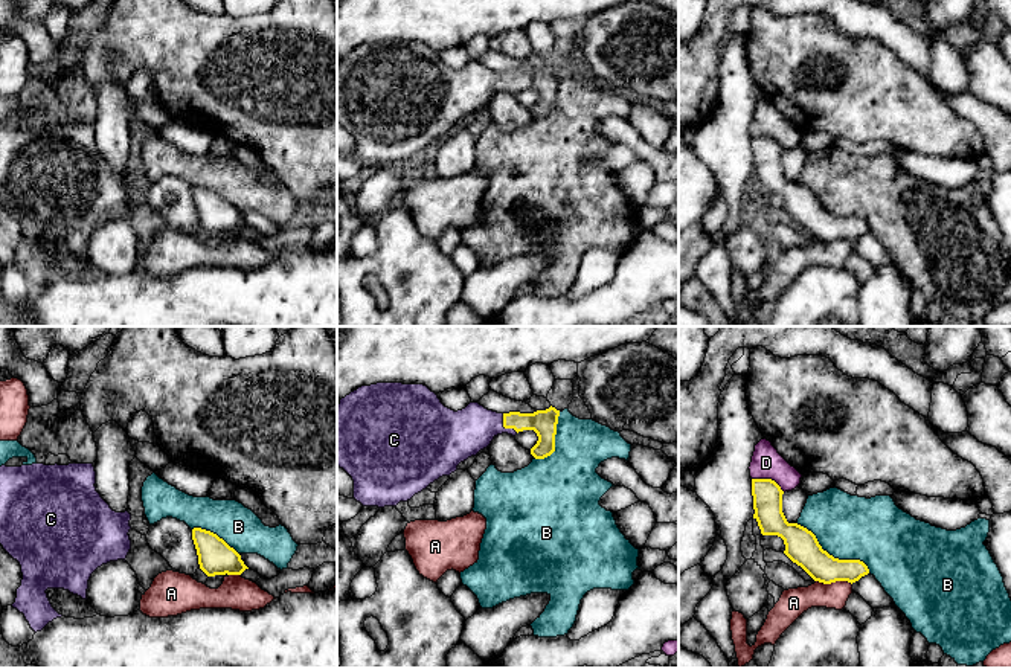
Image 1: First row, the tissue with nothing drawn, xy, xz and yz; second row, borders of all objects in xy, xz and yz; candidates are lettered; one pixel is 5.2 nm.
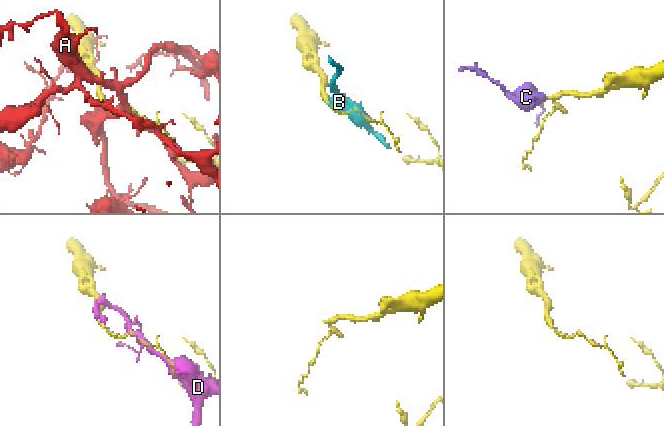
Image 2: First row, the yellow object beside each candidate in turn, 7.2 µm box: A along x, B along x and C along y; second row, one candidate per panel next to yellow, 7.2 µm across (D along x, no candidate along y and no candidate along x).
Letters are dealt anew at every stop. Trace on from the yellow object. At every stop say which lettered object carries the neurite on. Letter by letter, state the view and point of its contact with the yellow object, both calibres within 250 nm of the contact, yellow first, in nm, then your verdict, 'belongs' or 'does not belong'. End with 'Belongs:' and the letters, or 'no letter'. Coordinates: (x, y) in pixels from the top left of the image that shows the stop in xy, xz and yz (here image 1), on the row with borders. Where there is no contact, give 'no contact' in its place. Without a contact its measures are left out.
A: contact yz (834, 581); calibres 180 and 150 nm; does not belong
B: contact yz (831, 555); calibres 180 and 340 nm; does not belong
C: contact xz (505, 427); calibres 140 and 260 nm; belongs
D: contact yz (769, 479); calibres 160 and 160 nm; does not belong
Belongs: C

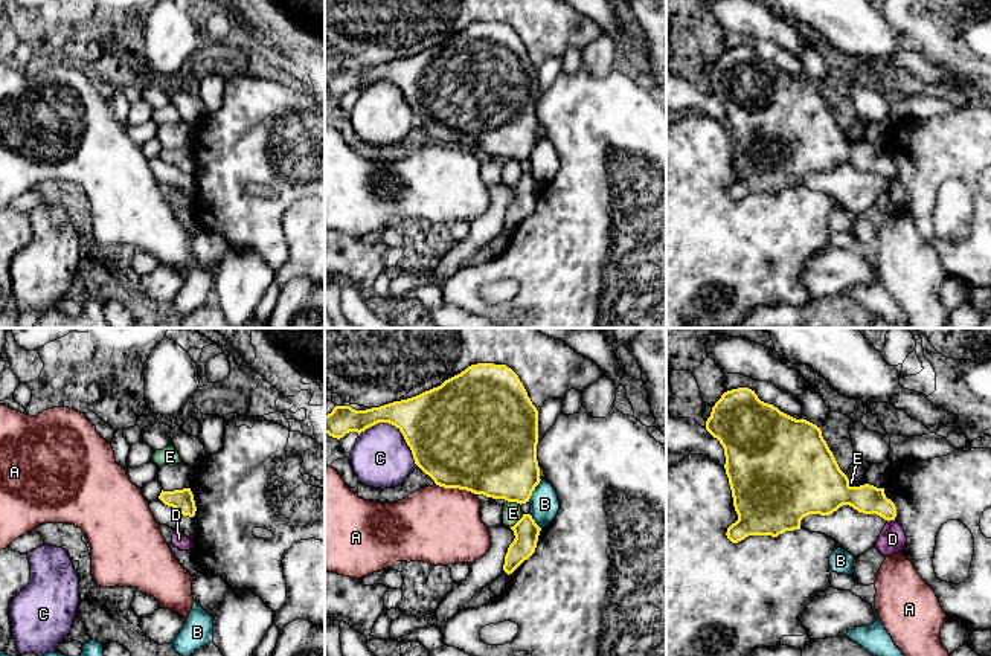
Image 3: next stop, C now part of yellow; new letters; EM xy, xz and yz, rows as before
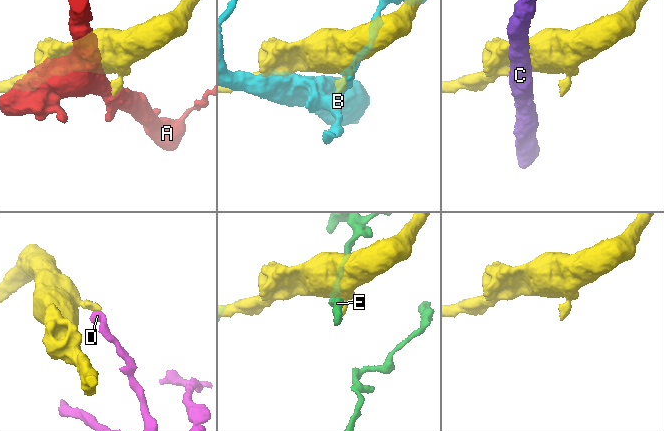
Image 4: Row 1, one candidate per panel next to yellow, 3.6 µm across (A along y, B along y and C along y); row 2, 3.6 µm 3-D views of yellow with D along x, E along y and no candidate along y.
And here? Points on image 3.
A: contact xz (456, 487); calibres 500 and 400 nm; does not belong
B: contact xz (534, 488); calibres 420 and 150 nm; does not belong
C: contact xz (395, 426); calibres 420 and 300 nm; does not belong
D: contact yz (891, 519); calibres 160 and 140 nm; does not belong
E: contact xz (517, 522); calibres 140 and 100 nm; does not belong
Belongs: no letter

